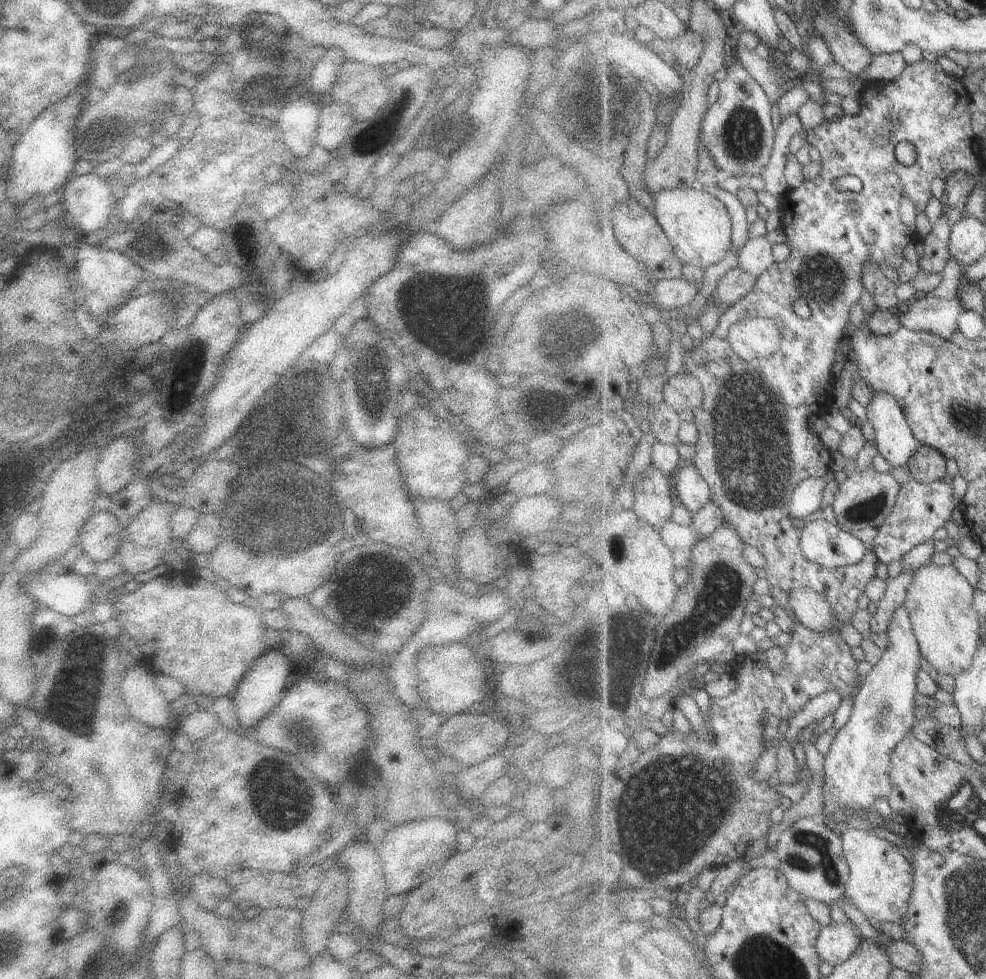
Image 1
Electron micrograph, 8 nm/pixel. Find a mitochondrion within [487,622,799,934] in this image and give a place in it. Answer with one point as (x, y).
(679, 806)

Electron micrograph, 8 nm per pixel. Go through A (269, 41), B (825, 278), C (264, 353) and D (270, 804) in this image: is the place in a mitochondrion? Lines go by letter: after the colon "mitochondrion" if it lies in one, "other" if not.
A: mitochondrion
B: mitochondrion
C: other
D: mitochondrion

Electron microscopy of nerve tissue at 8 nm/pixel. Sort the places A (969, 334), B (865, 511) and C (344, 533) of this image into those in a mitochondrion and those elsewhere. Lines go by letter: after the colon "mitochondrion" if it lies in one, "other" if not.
A: other
B: mitochondrion
C: other

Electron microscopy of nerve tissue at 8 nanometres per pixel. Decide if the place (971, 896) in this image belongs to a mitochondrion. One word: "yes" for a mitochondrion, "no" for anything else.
yes

